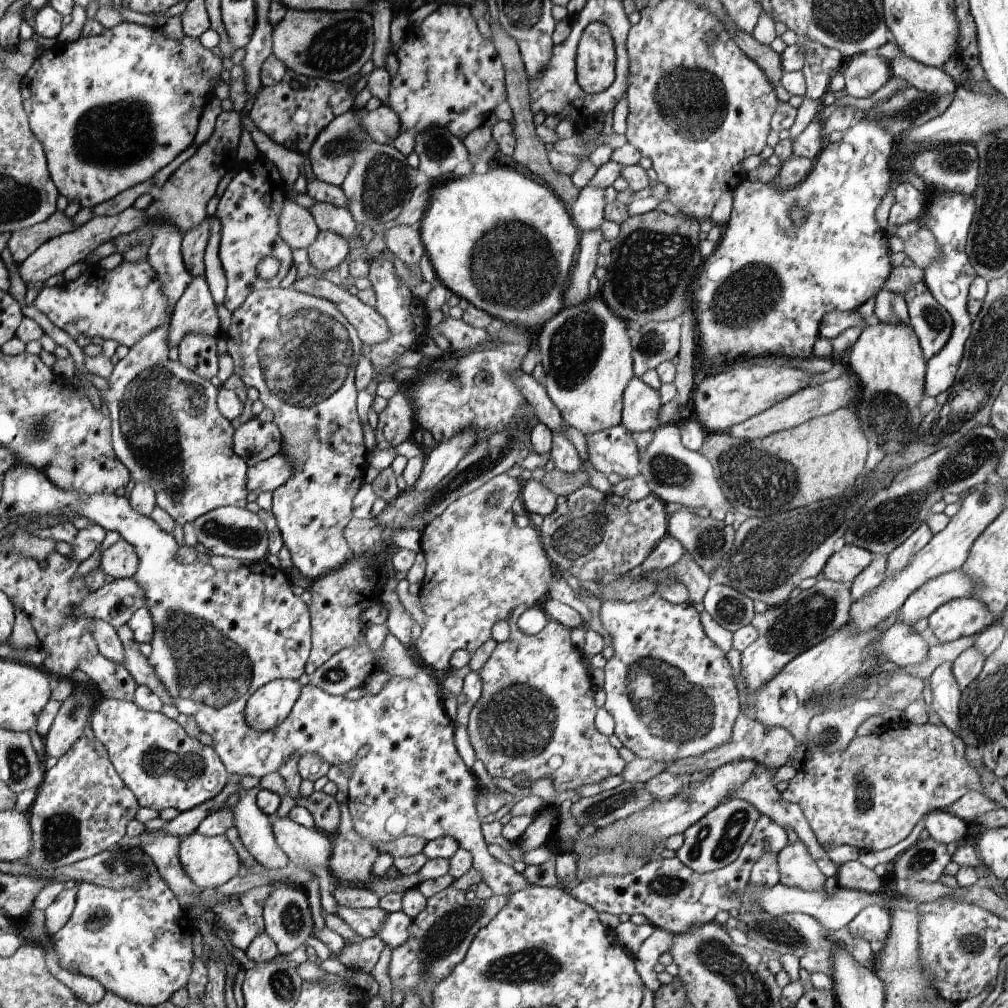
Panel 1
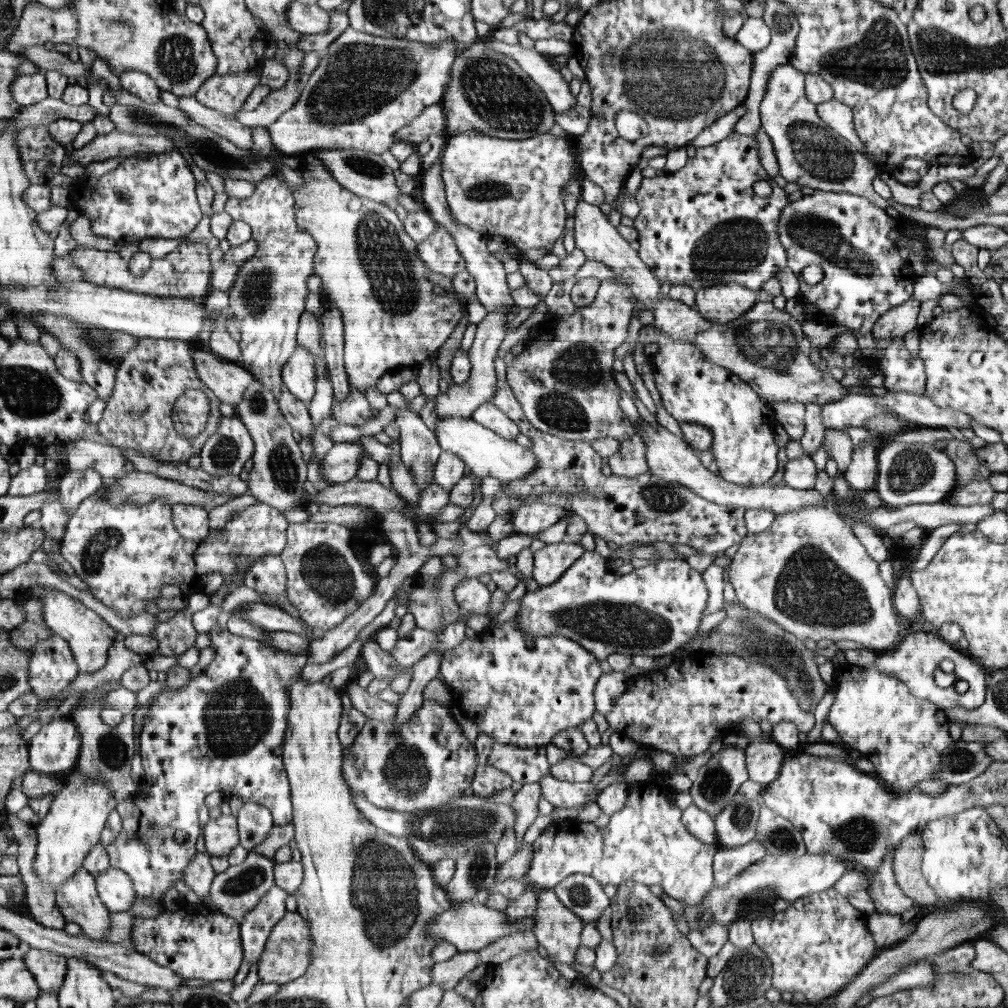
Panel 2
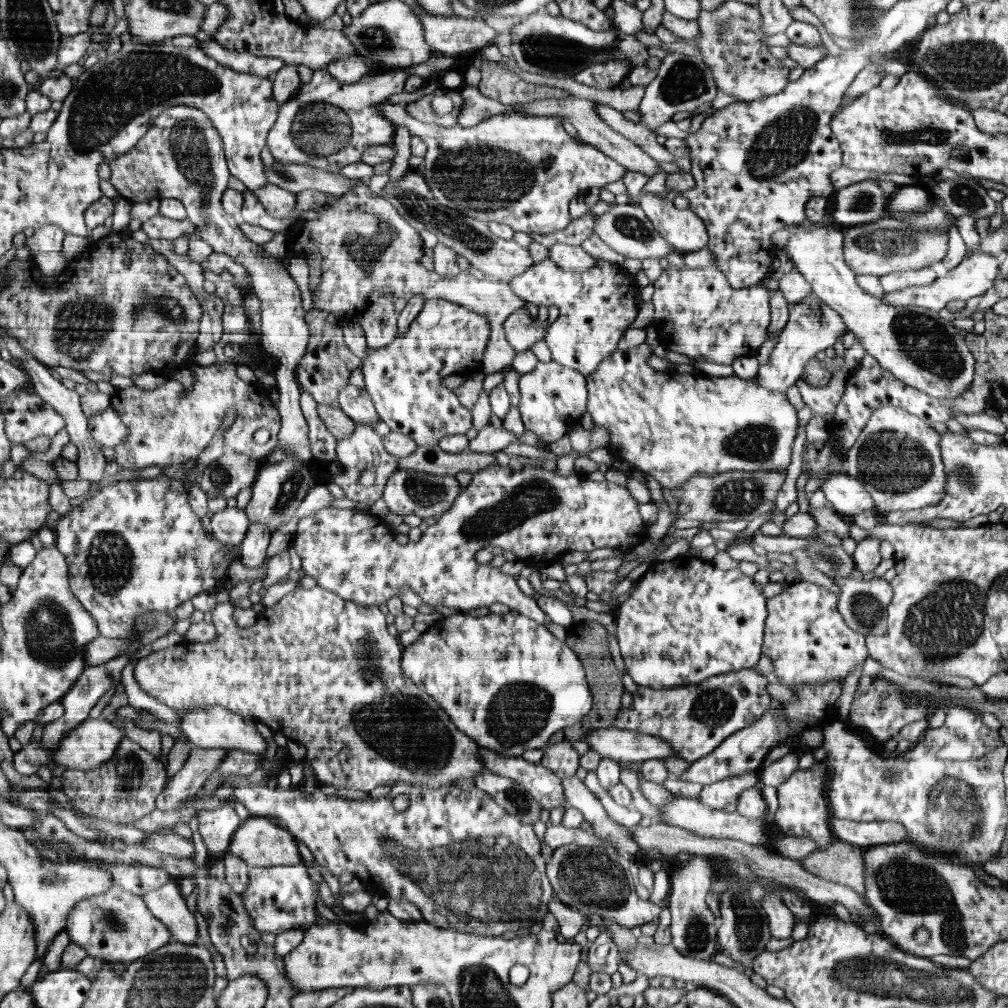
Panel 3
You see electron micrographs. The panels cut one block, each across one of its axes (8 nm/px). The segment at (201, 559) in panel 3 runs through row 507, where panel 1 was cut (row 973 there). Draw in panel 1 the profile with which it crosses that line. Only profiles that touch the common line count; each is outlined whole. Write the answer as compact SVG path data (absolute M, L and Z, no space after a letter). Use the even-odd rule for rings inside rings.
M148 860L148 866L149 876L147 880L135 888L127 887L120 891L114 891L113 889L98 887L86 882L78 885L76 907L70 916L70 920L51 937L50 944L56 949L57 958L59 958L58 963L63 969L74 972L74 974L94 978L101 986L104 986L106 992L116 994L119 998L126 999L127 1002L152 1007L164 1005L166 1000L176 990L180 990L182 986L186 988L188 984L188 978L190 978L190 972L192 972L192 926L190 926L190 920L184 916L184 909L179 903L178 896L174 894L171 888L167 886L167 883L159 876L151 860Z

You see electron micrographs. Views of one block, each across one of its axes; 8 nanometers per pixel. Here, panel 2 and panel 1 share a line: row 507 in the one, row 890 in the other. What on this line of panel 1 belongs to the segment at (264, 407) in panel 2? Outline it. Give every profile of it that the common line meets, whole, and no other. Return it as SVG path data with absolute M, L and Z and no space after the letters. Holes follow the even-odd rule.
M276 883L271 894L265 899L263 918L266 920L265 932L276 942L280 956L293 953L300 948L314 932L314 918L306 891L286 883Z

